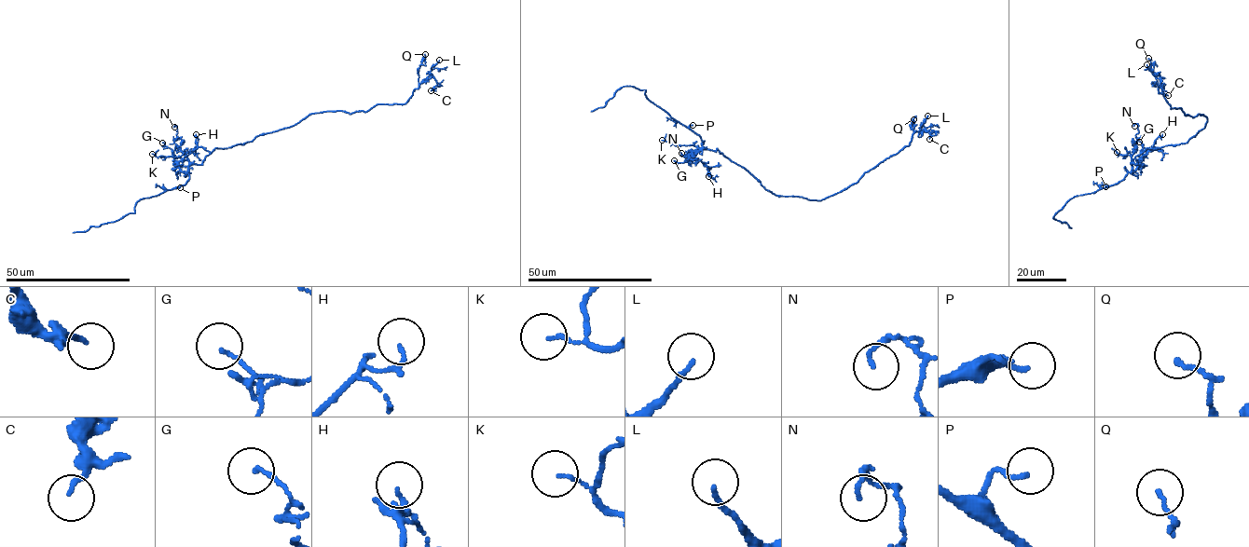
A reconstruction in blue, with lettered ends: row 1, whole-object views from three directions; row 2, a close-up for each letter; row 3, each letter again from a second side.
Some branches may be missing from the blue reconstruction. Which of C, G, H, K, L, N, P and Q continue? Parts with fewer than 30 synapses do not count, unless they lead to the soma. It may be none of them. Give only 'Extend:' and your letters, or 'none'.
Extend: none

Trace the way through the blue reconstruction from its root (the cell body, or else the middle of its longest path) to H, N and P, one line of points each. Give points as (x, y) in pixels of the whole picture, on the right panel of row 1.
H: (1173, 144), (1147, 148), (1135, 157), (1136, 164), (1132, 164), (1132, 171), (1162, 134)
N: (1173, 144), (1147, 148), (1135, 157), (1135, 164), (1132, 157), (1139, 131), (1137, 125), (1134, 126)
P: (1173, 144), (1147, 148), (1135, 157), (1136, 164), (1132, 164), (1132, 171), (1117, 184), (1105, 186)

